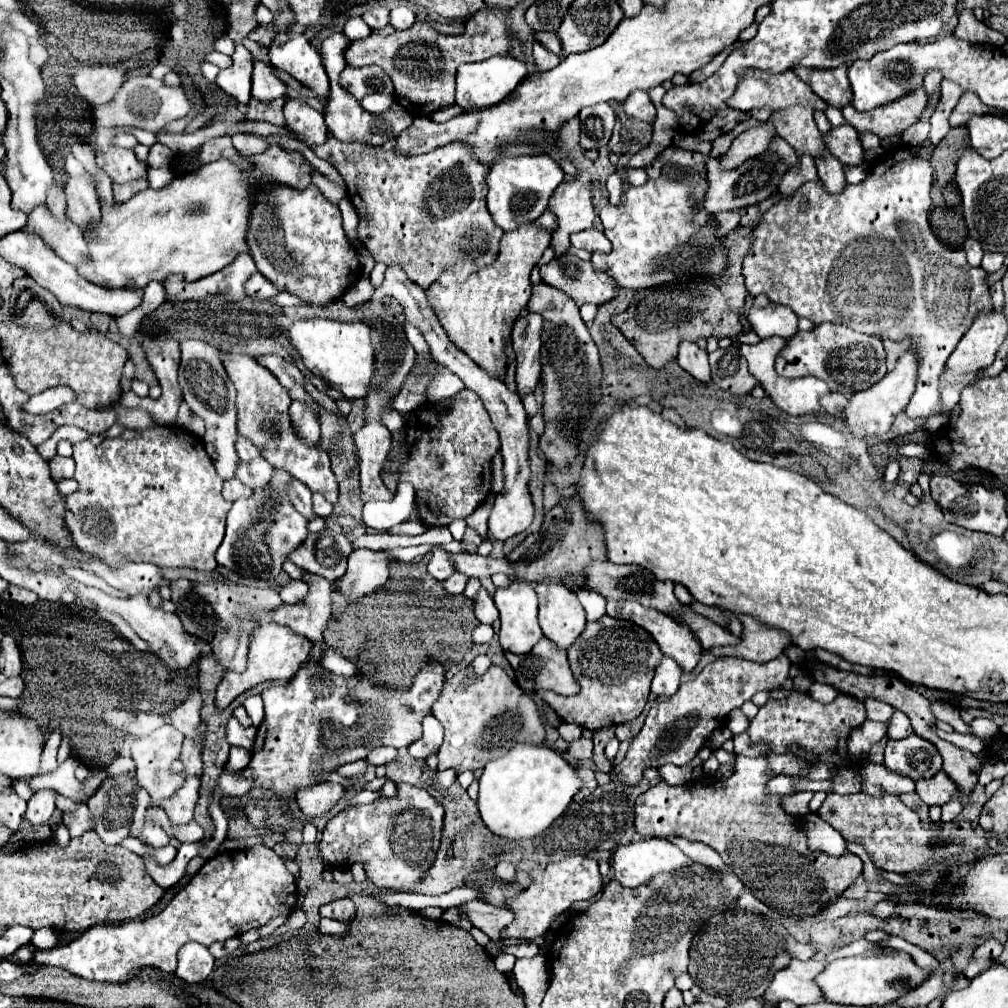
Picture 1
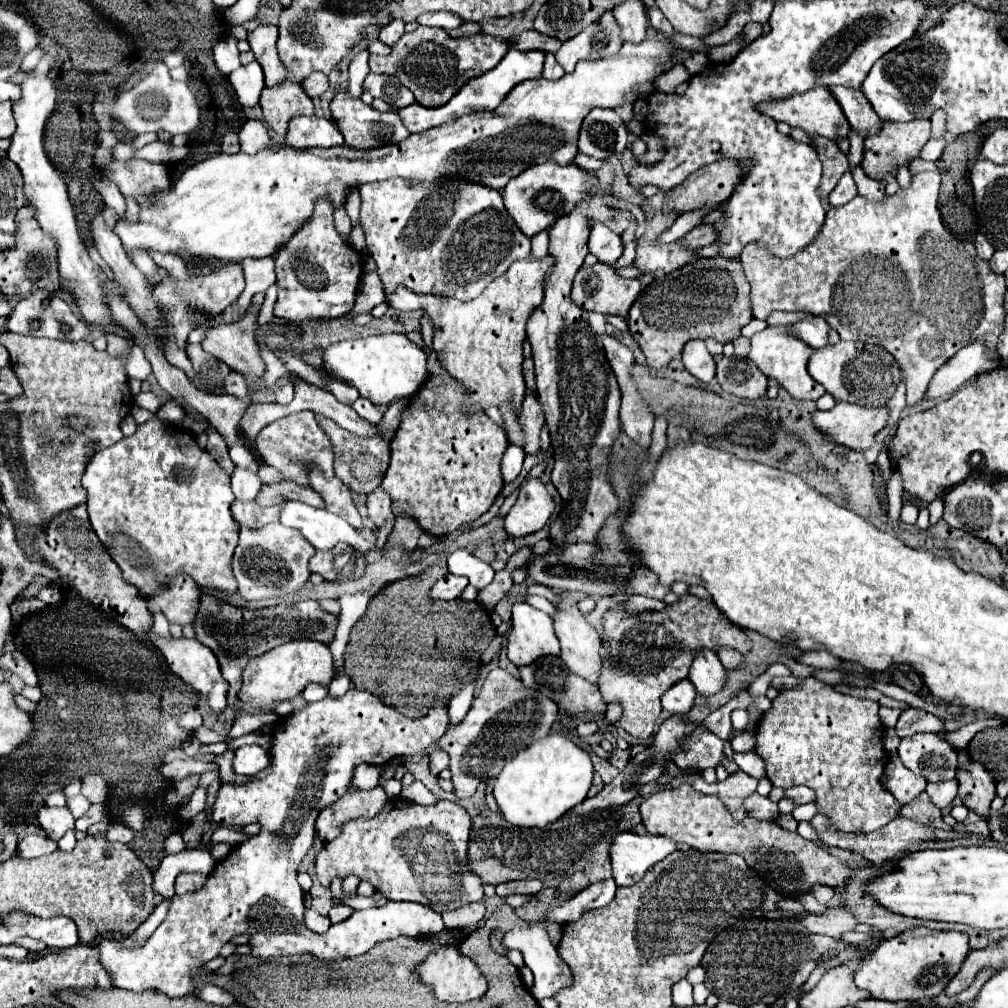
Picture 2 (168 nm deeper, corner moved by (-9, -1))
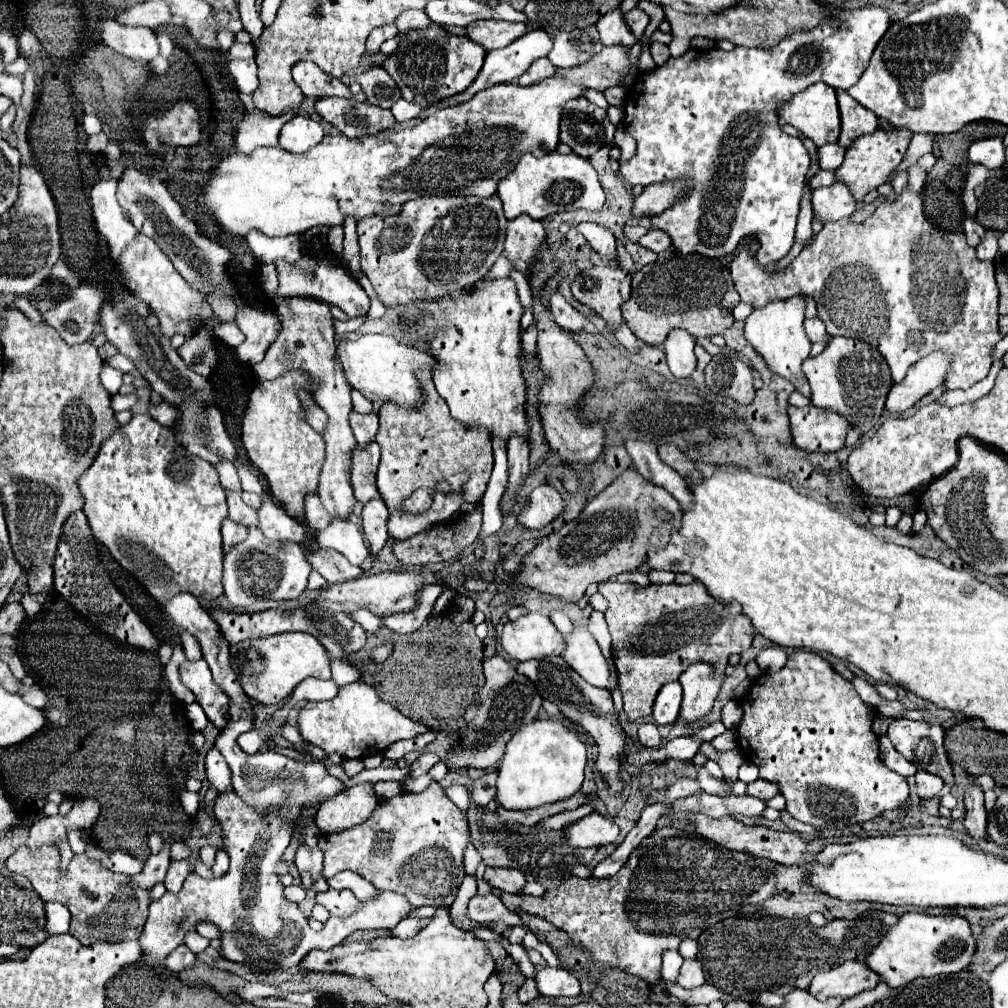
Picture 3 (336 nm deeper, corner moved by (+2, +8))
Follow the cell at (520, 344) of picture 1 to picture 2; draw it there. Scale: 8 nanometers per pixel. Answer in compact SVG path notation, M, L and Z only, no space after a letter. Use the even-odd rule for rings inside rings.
M527 389L525 401L519 413L519 423L523 425L523 431L527 433L525 453L537 453L539 451L539 431L545 425L545 413L533 389Z

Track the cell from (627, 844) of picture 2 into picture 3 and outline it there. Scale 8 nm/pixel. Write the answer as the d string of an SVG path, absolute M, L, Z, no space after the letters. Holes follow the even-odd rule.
M592 812L568 826L564 826L564 838L572 848L592 848L606 846L614 842L620 834L620 828L606 816Z

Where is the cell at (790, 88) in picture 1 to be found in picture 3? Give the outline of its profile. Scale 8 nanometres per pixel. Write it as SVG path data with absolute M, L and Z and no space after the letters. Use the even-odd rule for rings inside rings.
M814 84L812 88L796 94L792 102L780 108L780 118L798 128L818 148L828 142L838 142L840 112L836 90L826 84Z

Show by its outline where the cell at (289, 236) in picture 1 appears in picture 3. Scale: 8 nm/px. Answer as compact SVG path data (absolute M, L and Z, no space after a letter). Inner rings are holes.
M326 252L306 254L296 264L288 264L284 260L276 260L280 270L280 286L278 292L282 296L316 296L316 300L324 300L326 304L334 304L348 314L348 318L366 316L370 310L370 298L362 290L362 286L340 266L336 266Z

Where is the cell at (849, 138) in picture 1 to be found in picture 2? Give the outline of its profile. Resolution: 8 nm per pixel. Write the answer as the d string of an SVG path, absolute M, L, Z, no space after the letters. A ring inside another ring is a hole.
M861 165L853 167L851 174L856 183L859 195L870 201L879 201L885 196L885 186L883 183L868 177Z

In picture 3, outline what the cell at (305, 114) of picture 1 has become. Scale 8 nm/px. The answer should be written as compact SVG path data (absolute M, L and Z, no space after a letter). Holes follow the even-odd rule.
M294 116L280 130L280 148L292 154L302 154L308 148L316 146L322 140L322 136L324 136L322 126L316 120Z

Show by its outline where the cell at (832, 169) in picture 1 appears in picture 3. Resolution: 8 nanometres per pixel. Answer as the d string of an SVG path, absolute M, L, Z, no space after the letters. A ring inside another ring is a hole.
M836 182L832 186L816 188L812 192L812 210L814 210L814 218L826 224L848 218L856 210L856 204L848 188Z

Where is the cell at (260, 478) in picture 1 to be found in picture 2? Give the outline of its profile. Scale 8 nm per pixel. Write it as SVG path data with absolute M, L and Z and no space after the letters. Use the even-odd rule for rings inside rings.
M281 499L281 523L299 529L315 549L331 549L337 541L345 541L361 553L367 553L369 543L339 515L325 509L315 509L303 501Z

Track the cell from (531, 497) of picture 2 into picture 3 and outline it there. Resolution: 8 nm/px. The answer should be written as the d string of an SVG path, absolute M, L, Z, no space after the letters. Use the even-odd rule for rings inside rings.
M542 484L532 490L528 506L518 514L518 522L530 530L542 530L562 512L564 512L564 500L560 492L550 484Z

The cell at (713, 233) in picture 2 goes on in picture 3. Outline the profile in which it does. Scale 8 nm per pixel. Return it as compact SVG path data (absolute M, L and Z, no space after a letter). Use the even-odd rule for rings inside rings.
M656 228L650 230L646 236L642 236L638 240L638 244L652 250L652 252L662 252L662 250L668 250L672 246L670 236L666 232L662 232L662 230L656 230Z

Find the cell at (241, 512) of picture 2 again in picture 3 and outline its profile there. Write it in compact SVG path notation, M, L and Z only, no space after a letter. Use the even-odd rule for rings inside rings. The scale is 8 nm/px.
M226 518L224 524L222 524L222 550L226 552L226 550L230 550L232 544L238 544L238 542L246 540L246 534L248 534L246 528L242 528L240 524L232 524Z

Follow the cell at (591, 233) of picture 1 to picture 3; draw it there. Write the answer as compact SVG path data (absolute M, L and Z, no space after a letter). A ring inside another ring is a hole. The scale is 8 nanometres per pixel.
M582 222L578 224L578 230L584 234L584 238L594 248L596 254L600 254L606 260L616 260L616 238L608 228L600 224Z

